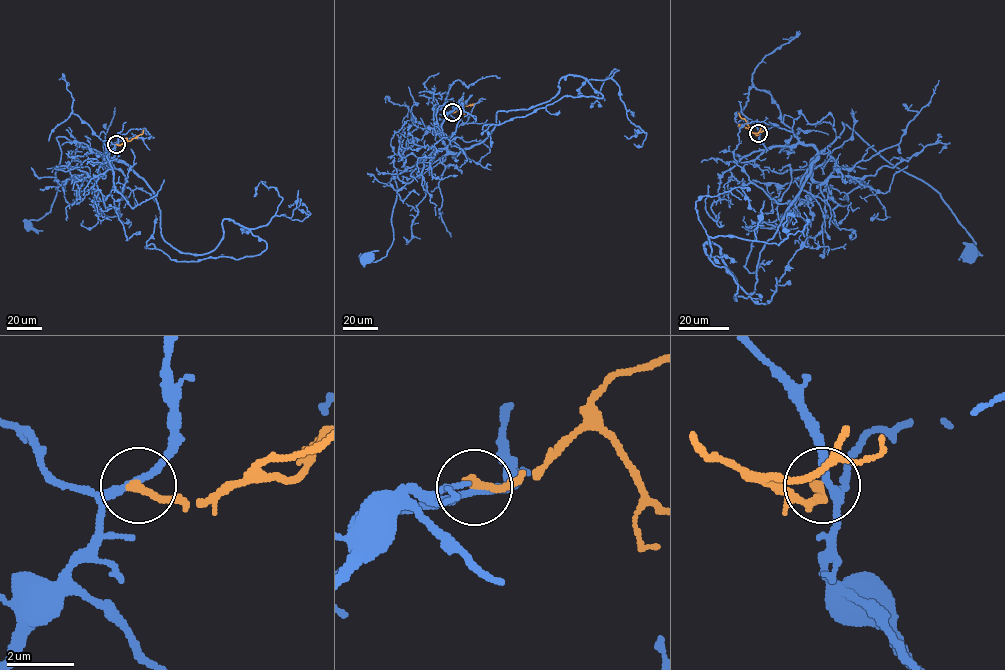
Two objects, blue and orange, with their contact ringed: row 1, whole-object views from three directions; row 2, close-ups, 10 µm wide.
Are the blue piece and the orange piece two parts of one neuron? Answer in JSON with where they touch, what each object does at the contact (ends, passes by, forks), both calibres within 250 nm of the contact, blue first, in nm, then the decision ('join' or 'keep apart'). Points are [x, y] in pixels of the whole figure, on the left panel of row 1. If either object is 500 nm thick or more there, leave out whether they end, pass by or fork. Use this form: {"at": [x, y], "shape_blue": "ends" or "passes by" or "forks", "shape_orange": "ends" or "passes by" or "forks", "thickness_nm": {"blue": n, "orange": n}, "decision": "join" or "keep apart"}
{"at": [116, 144], "shape_blue": "passes by", "shape_orange": "ends", "thickness_nm": {"blue": 200, "orange": 280}, "decision": "keep apart"}

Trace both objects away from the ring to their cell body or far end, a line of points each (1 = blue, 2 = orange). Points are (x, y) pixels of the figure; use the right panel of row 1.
1: (758, 133), (767, 148), (810, 144), (819, 153), (847, 124), (940, 194), (975, 243), (972, 251)
2: (758, 133), (750, 131), (748, 123), (738, 112)

